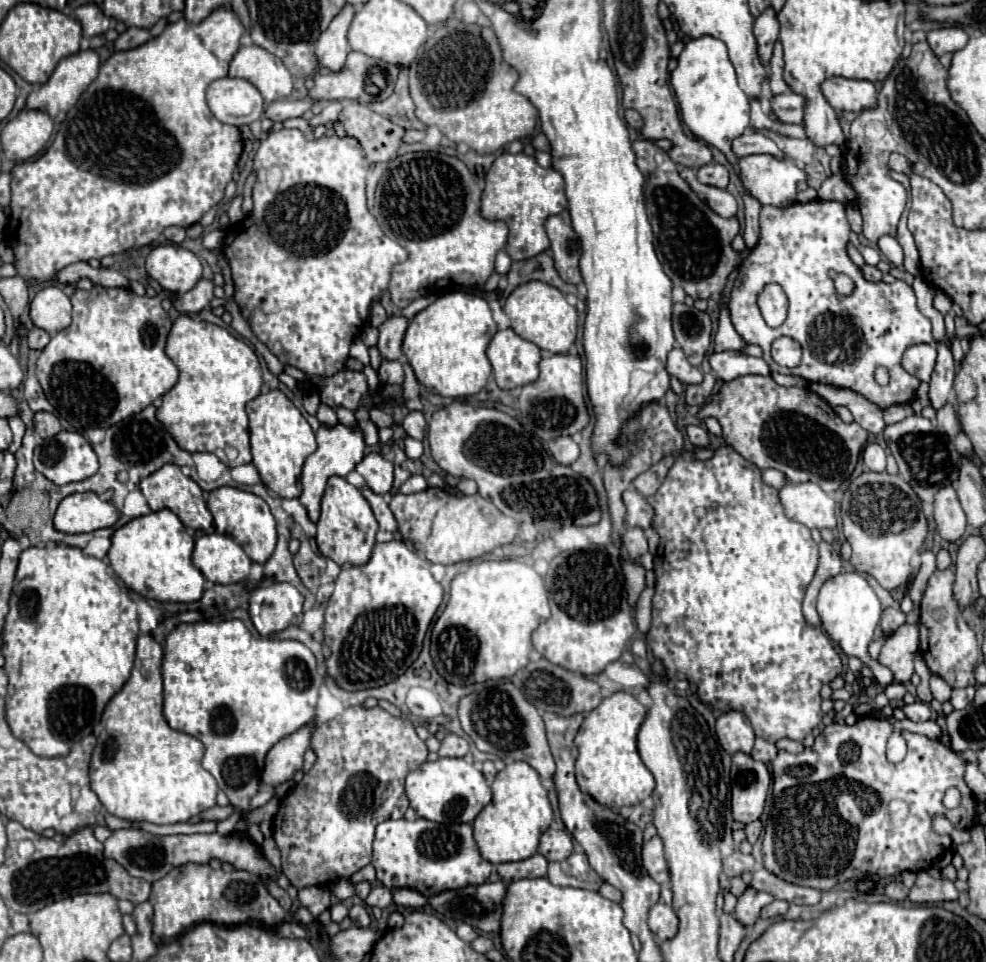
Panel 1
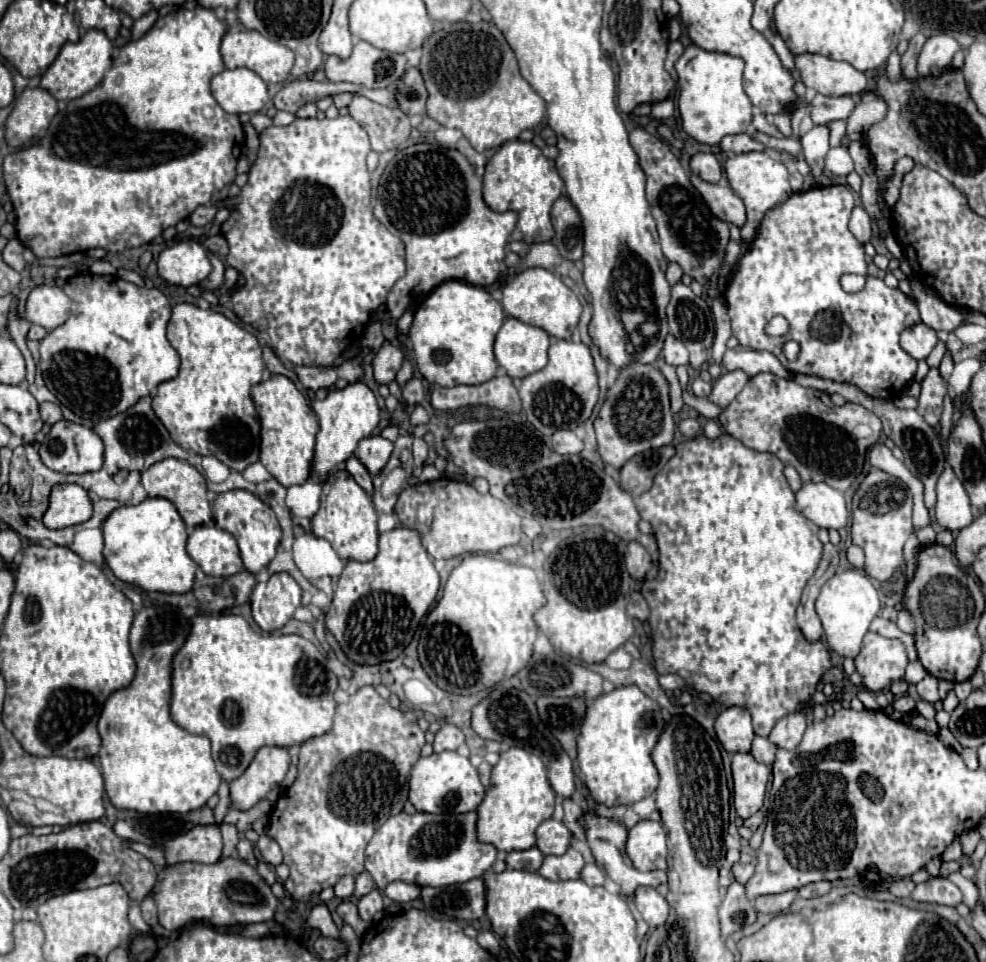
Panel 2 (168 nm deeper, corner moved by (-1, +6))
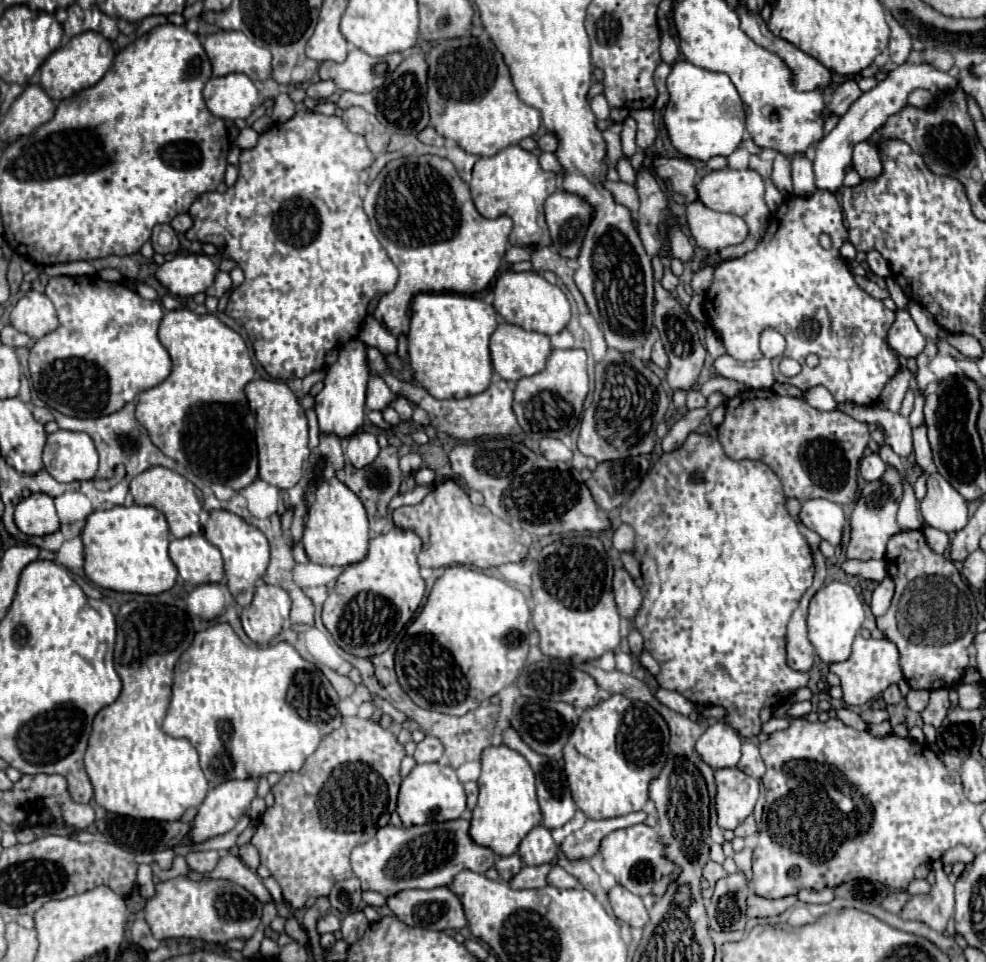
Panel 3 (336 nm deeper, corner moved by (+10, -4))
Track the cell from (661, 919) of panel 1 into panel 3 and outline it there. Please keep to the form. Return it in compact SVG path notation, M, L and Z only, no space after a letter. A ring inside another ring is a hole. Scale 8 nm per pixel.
M614 886L608 892L608 900L610 900L610 906L618 920L622 920L630 926L636 926L636 928L642 928L648 922L648 912L642 904L642 898L632 894L624 886Z

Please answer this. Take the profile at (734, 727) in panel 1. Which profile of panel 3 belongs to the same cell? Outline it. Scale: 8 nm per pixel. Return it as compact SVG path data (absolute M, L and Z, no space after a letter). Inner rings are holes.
M726 722L712 724L696 742L696 752L712 768L734 768L740 760L740 736Z

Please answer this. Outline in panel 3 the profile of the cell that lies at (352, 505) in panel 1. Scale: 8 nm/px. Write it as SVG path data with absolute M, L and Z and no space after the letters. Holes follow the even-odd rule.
M338 478L324 480L314 490L314 502L308 508L302 544L310 562L324 564L324 566L348 566L366 556L368 550L366 508L362 500Z

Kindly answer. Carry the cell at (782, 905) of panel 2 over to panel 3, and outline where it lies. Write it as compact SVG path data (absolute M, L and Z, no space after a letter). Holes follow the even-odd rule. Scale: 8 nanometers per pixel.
M750 894L748 896L748 918L764 918L764 916L778 916L784 910L788 910L790 906L794 906L798 902L796 896L788 896L788 898L760 898L758 894Z

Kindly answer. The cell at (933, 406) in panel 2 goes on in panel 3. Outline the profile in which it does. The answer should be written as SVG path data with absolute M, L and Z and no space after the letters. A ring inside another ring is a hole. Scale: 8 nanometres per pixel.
M920 426L914 430L914 454L916 454L916 464L922 468L922 472L932 472L932 452L930 444L926 438L926 426Z

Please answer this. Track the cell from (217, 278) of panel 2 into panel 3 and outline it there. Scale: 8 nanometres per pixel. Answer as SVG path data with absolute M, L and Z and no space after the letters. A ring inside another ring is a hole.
M218 272L214 284L206 290L206 294L208 294L208 296L222 298L230 288L232 288L232 278L230 278L230 274L228 274L228 272Z

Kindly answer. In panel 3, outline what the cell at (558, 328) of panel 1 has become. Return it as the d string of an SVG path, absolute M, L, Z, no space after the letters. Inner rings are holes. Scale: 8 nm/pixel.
M506 270L498 276L494 284L494 308L496 312L514 326L520 326L524 330L536 330L542 334L558 334L562 328L566 328L570 320L570 302L566 294L556 286L542 278L540 272L514 272Z

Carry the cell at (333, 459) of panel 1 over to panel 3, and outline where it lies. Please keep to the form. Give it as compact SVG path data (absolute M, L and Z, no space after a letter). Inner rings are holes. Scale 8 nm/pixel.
M354 338L352 342L346 342L338 350L338 360L330 366L326 366L326 378L324 388L316 396L316 414L318 424L322 432L334 432L336 436L352 436L364 422L364 400L366 400L366 384L370 380L370 366L368 366L368 346Z

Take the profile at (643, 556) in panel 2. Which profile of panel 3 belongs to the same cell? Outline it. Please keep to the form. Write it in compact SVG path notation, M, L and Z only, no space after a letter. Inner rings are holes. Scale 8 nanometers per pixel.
M624 568L616 570L616 574L614 574L614 596L616 596L618 614L626 620L634 620L634 616L638 614L640 604L642 604L642 594L634 586L634 580L630 578L630 574Z

